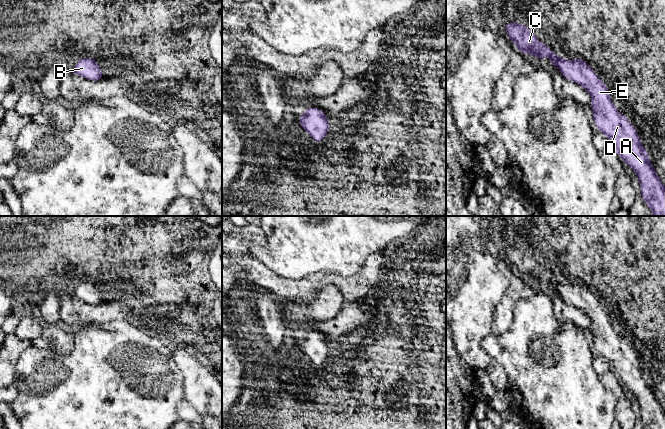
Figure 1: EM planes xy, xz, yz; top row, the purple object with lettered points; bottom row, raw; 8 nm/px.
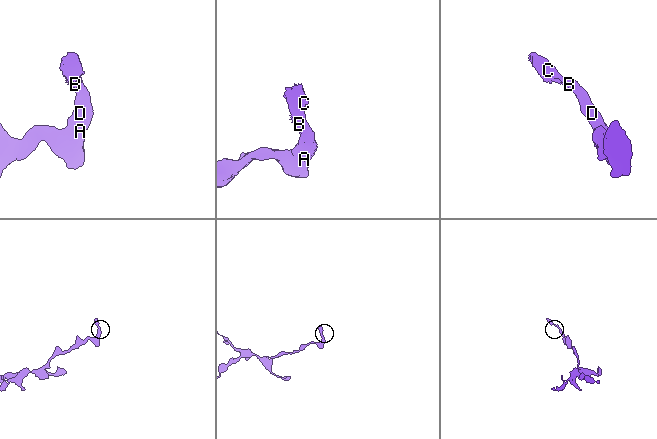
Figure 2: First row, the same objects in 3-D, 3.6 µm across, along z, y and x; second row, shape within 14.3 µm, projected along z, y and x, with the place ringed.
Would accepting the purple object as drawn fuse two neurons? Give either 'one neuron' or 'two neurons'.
one neuron

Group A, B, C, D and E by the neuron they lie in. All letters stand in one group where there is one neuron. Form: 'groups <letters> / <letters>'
groups A B C D E

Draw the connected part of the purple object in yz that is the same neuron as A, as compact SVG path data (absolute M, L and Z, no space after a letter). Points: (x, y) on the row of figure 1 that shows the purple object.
M507 23L504 30L508 33L512 42L518 47L523 55L528 53L539 59L543 59L544 56L549 56L550 63L557 66L566 79L580 84L589 92L592 97L591 108L593 110L593 120L596 126L600 132L608 137L610 146L637 174L641 187L642 199L648 204L653 216L665 216L665 186L659 176L655 173L654 166L649 160L647 150L641 144L635 128L611 103L608 87L591 70L589 64L580 58L563 60L560 56L552 53L545 44L539 42L536 35L532 34L520 23Z

